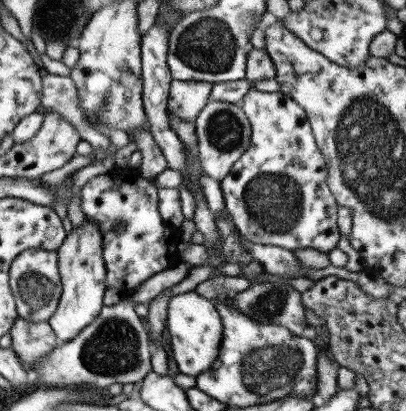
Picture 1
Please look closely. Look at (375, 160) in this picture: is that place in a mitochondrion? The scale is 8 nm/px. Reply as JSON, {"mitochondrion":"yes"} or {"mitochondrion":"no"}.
{"mitochondrion":"yes"}

